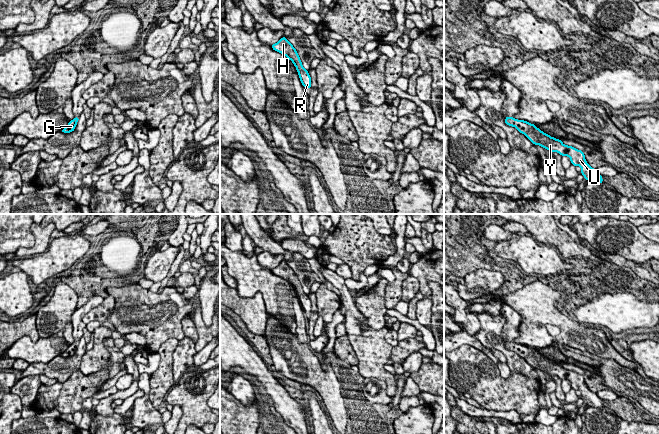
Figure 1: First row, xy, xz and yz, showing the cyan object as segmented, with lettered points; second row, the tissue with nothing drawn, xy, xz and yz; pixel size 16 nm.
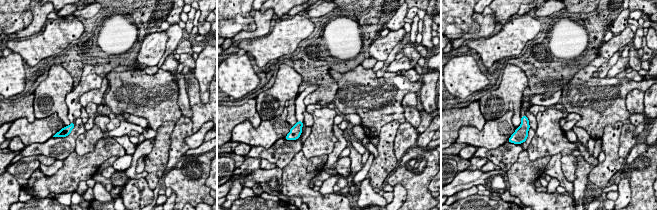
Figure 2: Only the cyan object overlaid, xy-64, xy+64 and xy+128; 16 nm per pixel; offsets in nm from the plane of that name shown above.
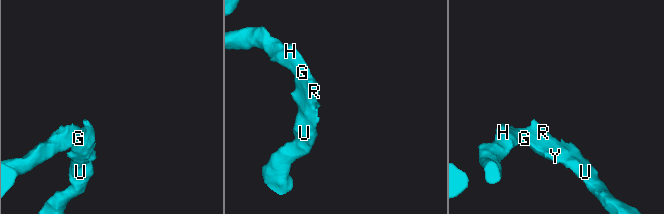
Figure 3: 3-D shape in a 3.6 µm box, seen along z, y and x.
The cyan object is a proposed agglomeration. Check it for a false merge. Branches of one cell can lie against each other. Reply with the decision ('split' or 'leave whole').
leave whole

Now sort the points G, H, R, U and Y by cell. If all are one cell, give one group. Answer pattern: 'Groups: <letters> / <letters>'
Groups: G H R U Y

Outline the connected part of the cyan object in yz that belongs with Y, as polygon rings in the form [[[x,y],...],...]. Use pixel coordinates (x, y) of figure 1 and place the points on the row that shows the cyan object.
[[[506,116],[505,124],[515,127],[520,133],[524,134],[533,144],[539,145],[551,153],[557,152],[561,156],[568,156],[571,164],[581,168],[581,173],[585,180],[590,183],[601,184],[603,179],[597,169],[592,168],[585,159],[584,152],[572,146],[562,143],[562,140],[551,137],[544,133],[535,124],[531,124],[524,120],[518,120],[513,117]]]

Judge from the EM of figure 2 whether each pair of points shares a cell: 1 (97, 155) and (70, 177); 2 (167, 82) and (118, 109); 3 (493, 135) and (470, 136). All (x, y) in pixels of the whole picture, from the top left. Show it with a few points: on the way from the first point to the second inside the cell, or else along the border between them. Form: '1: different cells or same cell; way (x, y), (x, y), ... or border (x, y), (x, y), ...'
1: same cell; way (90, 162), (85, 167), (77, 170)
2: same cell; way (155, 94), (132, 95), (130, 97)
3: same cell; way (487, 137), (476, 137)

